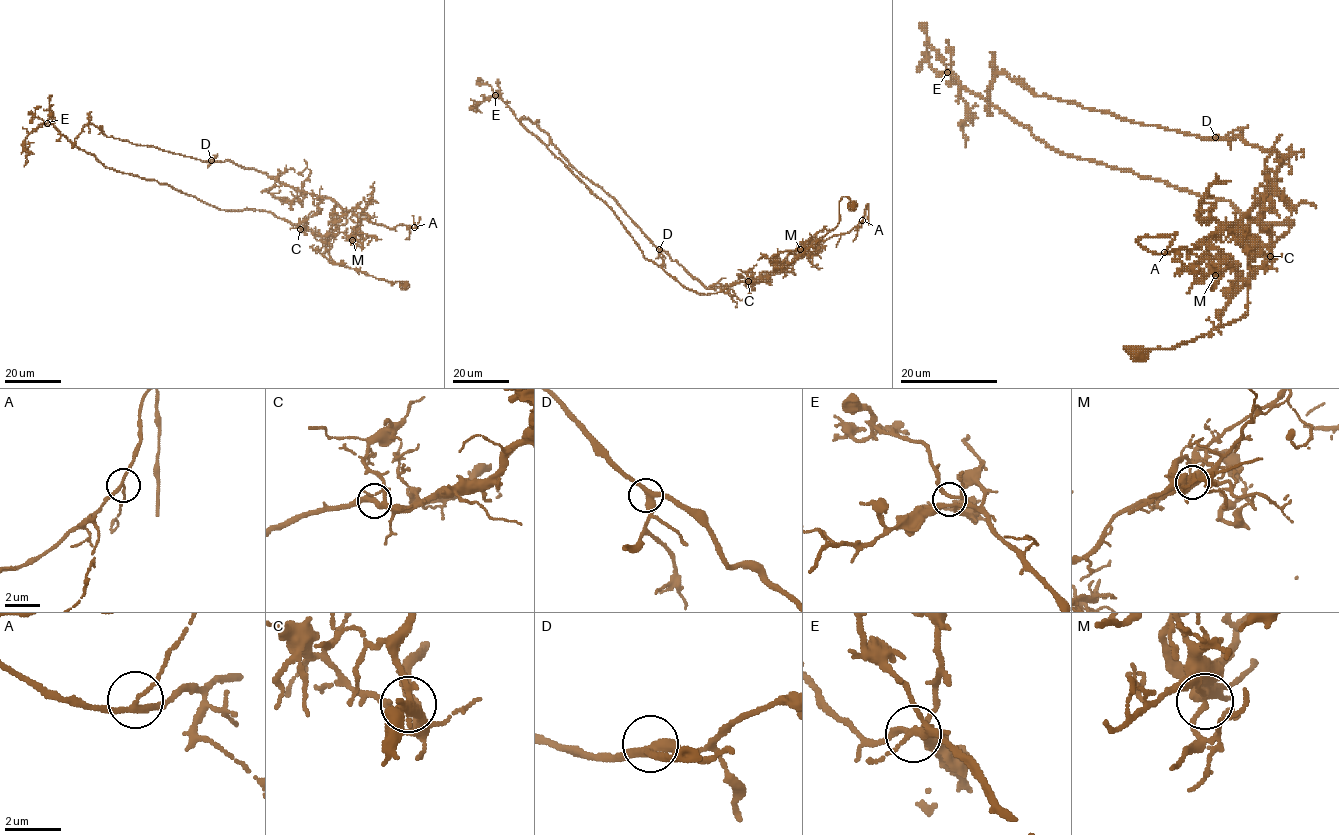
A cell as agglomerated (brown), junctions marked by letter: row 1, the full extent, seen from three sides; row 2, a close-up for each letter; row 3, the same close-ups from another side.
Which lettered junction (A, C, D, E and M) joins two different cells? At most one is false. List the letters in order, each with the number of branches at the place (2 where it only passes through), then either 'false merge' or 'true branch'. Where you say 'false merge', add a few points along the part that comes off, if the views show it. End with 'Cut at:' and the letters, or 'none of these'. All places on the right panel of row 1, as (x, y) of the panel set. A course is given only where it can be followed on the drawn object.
A: 3 | true branch
C: 2 | true branch
D: 3 | true branch
E: 3 | true branch
M: 2 | false merge | (1215, 275), (1209, 237), (1270, 189), (1280, 155), (1034, 95), (1006, 73), (989, 86), (992, 116)
Cut at: M

